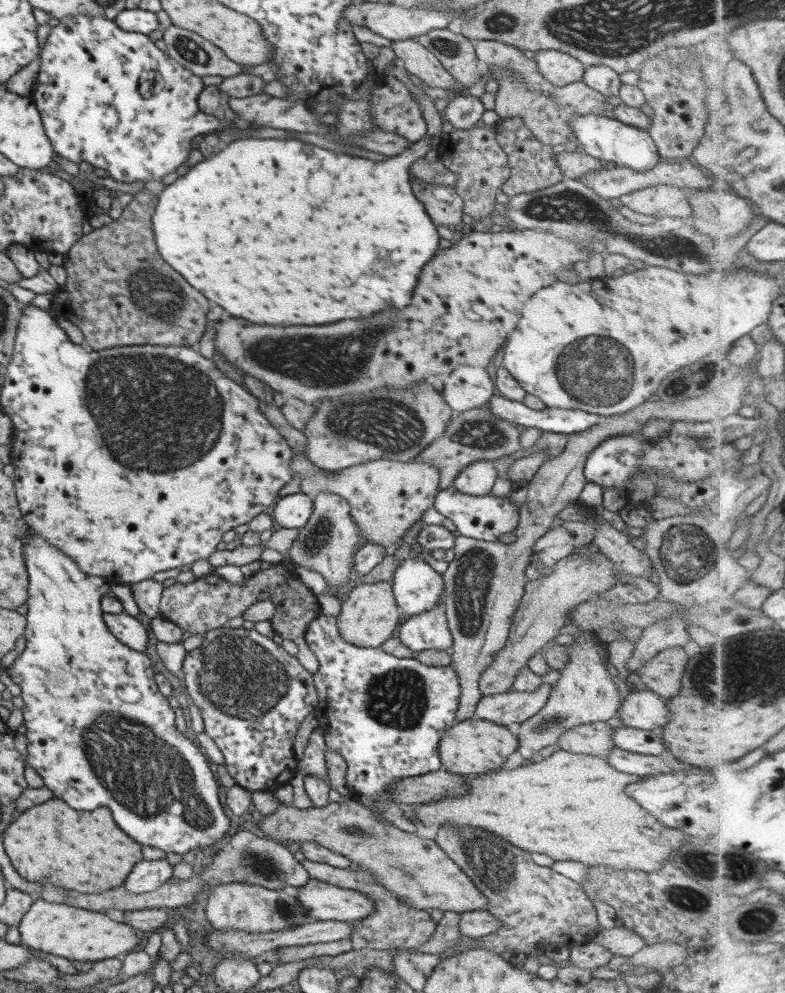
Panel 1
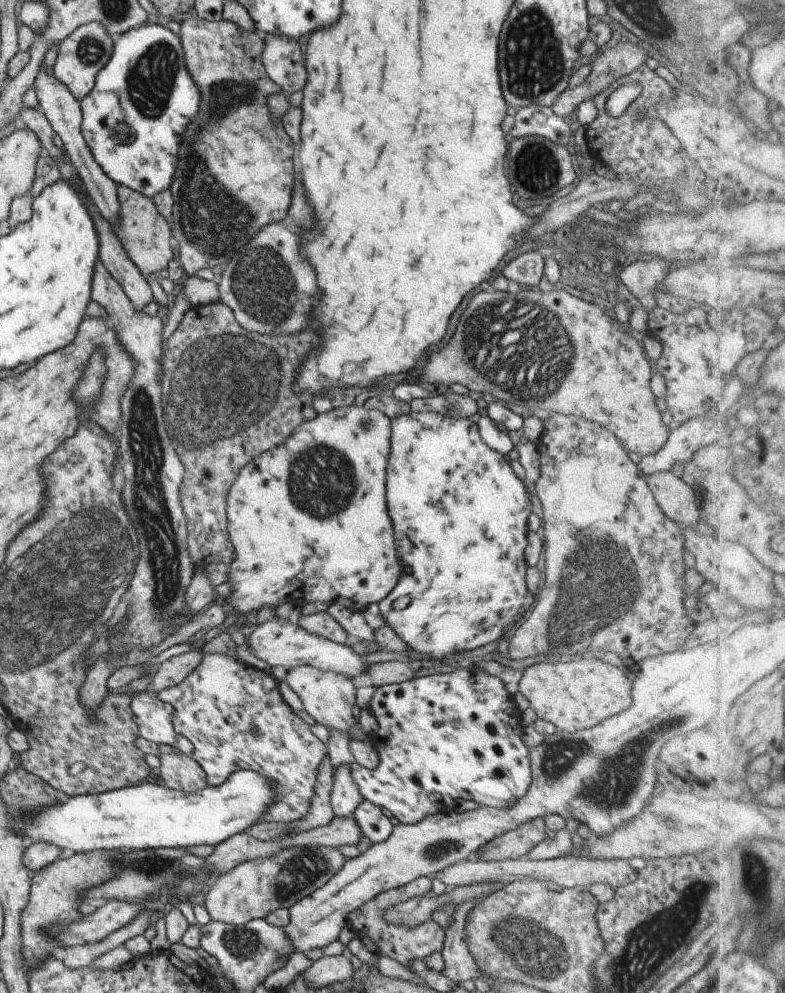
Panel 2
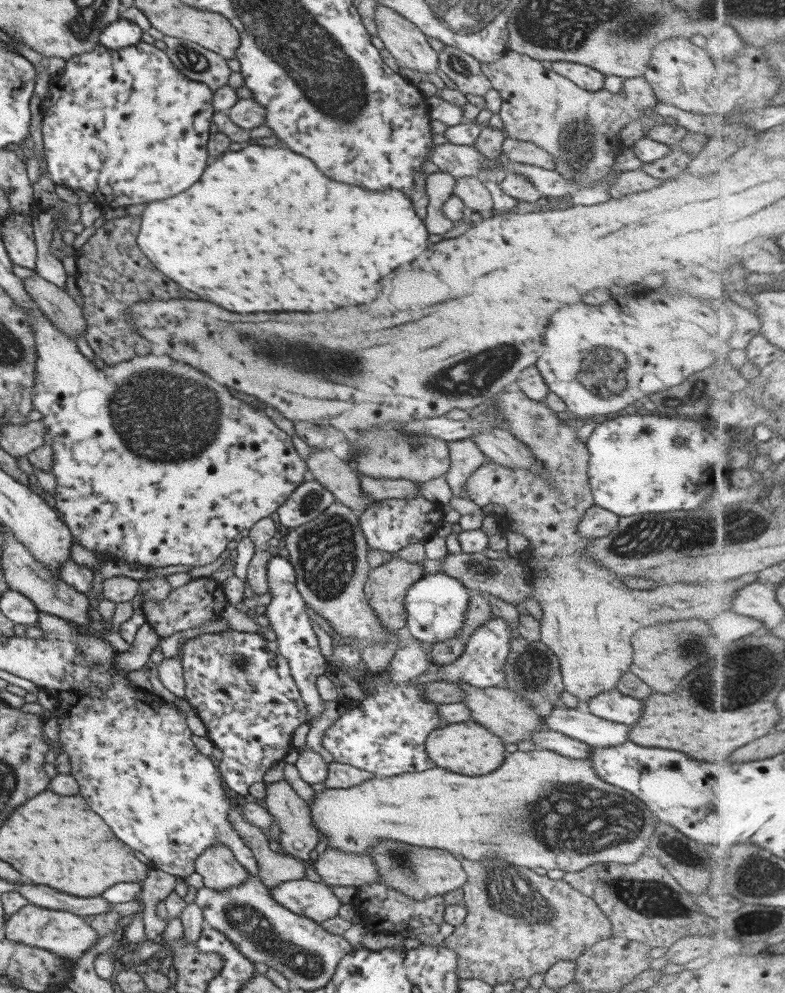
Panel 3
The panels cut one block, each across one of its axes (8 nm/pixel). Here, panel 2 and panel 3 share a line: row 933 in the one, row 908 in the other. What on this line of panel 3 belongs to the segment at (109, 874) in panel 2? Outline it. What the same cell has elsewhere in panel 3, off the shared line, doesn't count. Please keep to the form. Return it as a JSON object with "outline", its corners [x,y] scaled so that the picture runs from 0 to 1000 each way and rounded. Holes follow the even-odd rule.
{"outline":[[[34,909],[5,928],[5,944],[14,949],[25,949],[34,953],[60,957],[75,965],[97,968],[124,947],[124,940],[90,917],[59,915]]]}

